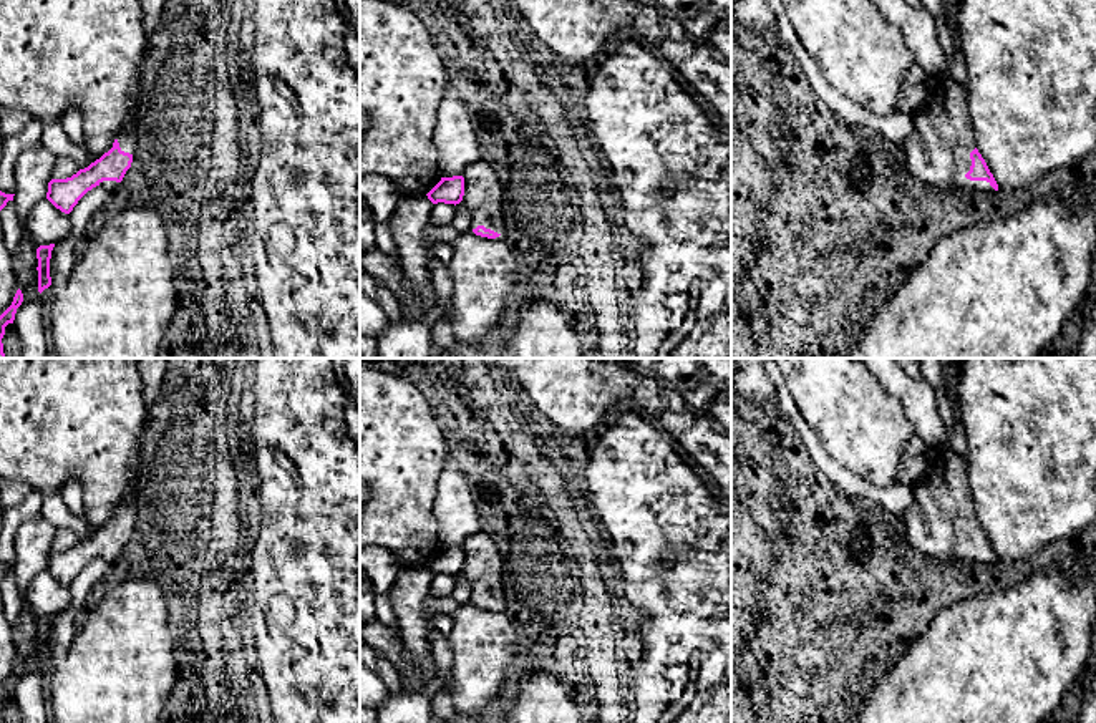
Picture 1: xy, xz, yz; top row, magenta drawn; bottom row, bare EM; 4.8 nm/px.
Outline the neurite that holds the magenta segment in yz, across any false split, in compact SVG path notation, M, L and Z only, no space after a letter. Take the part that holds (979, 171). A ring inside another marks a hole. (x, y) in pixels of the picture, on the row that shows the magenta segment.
M950 75L934 80L925 103L912 111L914 131L902 148L910 172L940 187L998 191L977 149L967 90Z

